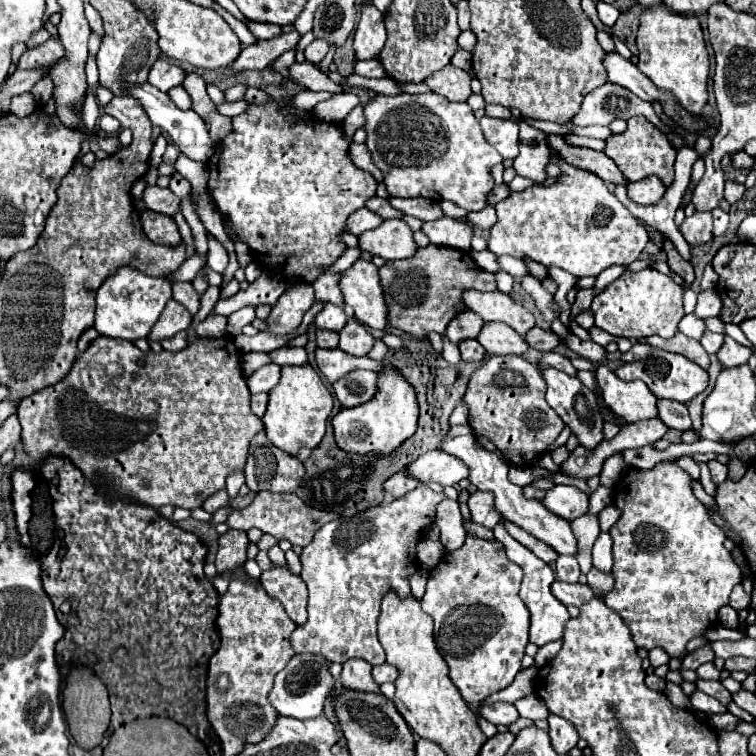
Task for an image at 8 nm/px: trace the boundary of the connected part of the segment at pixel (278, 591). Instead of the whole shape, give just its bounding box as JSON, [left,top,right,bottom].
[261,545,307,625]

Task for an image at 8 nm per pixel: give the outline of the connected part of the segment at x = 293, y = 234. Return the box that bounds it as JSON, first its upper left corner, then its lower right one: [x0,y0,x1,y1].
[207,97,377,283]

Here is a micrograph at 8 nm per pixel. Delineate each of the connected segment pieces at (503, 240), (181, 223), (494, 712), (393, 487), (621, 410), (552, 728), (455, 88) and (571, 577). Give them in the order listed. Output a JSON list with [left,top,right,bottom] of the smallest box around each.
[[487,153,649,277],[173,209,195,258],[479,703,519,725],[383,469,419,497],[597,365,659,423],[549,715,579,755],[425,65,471,101],[555,555,581,583]]

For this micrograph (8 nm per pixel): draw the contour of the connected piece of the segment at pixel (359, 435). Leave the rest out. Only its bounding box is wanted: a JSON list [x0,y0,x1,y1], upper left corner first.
[331,367,419,457]

